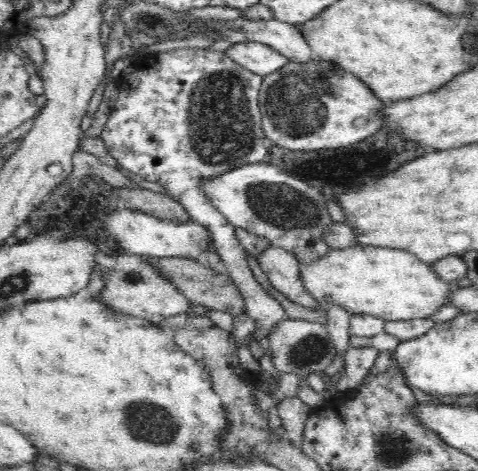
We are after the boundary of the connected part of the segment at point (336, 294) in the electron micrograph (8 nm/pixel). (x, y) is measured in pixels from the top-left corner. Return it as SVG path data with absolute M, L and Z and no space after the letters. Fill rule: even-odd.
M354 246L334 250L326 260L301 266L306 288L318 299L324 311L328 304L341 302L350 313L372 314L384 321L416 322L432 318L453 301L457 281L442 278L436 264L428 263L409 251L389 247Z

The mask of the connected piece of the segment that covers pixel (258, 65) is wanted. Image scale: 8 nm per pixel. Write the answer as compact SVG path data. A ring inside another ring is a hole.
M255 40L236 43L227 53L236 62L263 77L278 72L290 62L271 46Z

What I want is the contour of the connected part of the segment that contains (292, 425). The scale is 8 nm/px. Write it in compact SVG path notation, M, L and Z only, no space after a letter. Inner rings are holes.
M298 395L292 397L282 396L276 406L283 426L287 431L286 438L292 439L294 443L301 446L302 430L304 430L306 421L310 416L310 406L304 400L301 400Z

